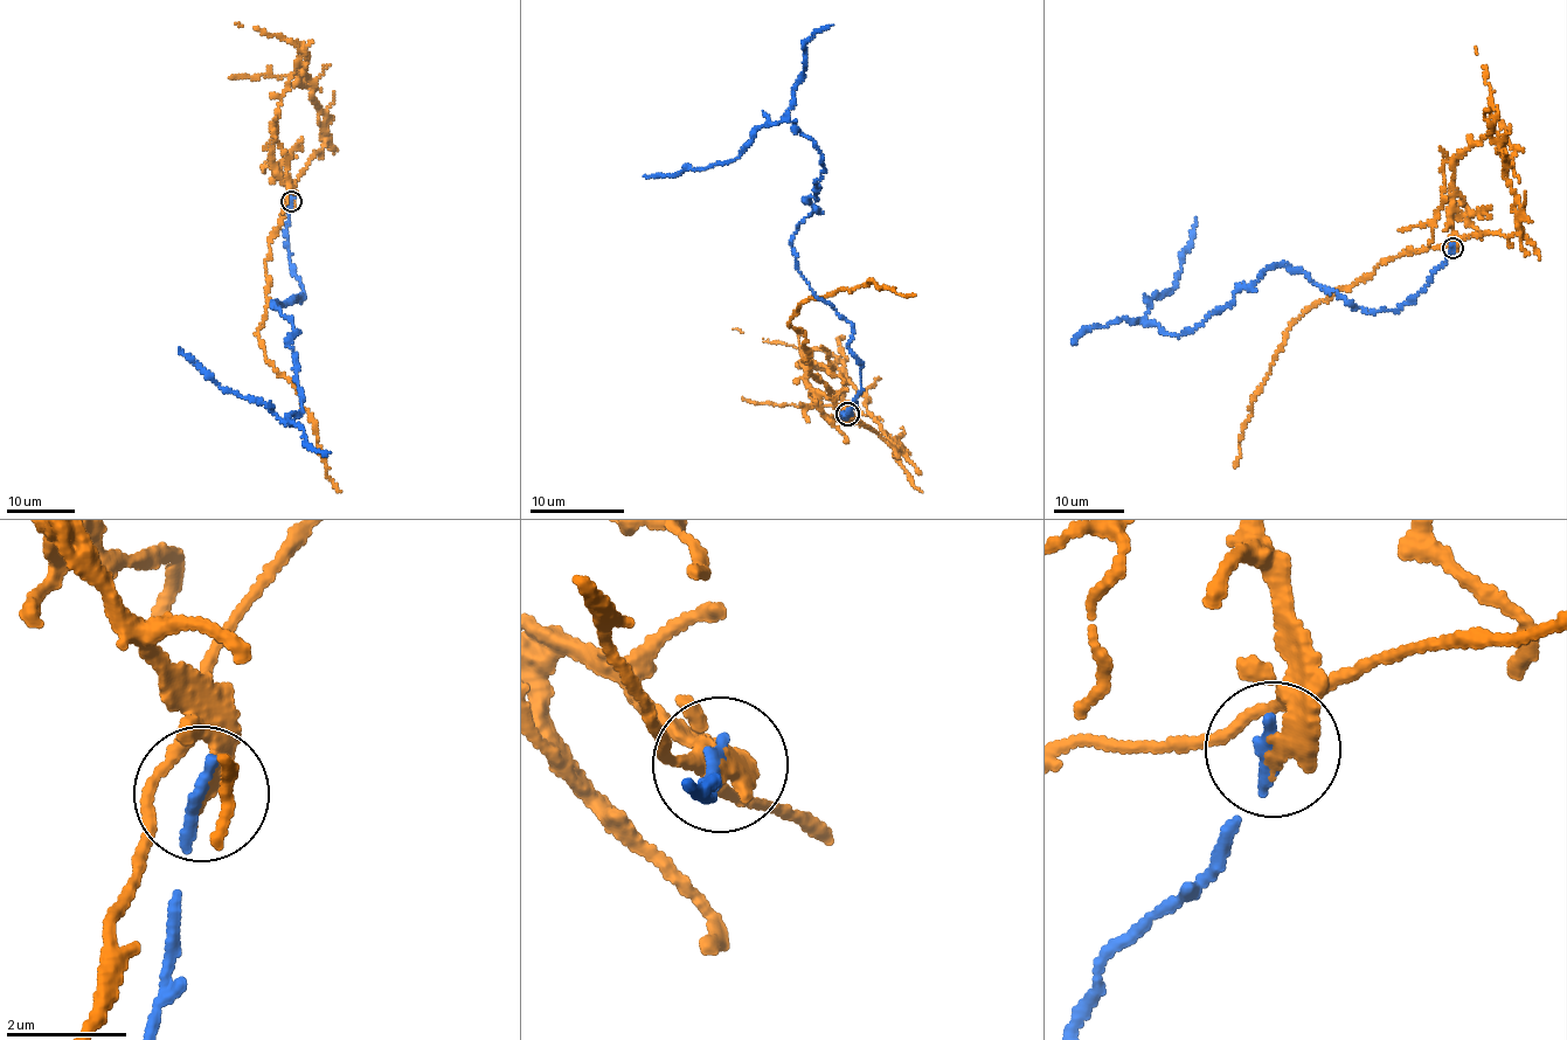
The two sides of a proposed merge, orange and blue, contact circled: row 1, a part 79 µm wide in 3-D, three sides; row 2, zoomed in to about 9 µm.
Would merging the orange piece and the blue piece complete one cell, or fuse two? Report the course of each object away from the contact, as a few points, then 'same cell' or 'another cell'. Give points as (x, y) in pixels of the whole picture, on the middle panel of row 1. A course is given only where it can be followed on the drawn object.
course orange (848, 414), (802, 360), (805, 333), (791, 327), (794, 311), (874, 282), (915, 296); course blue (848, 414), (851, 325), (791, 245), (818, 146), (782, 120), (737, 158), (645, 174); another cell

